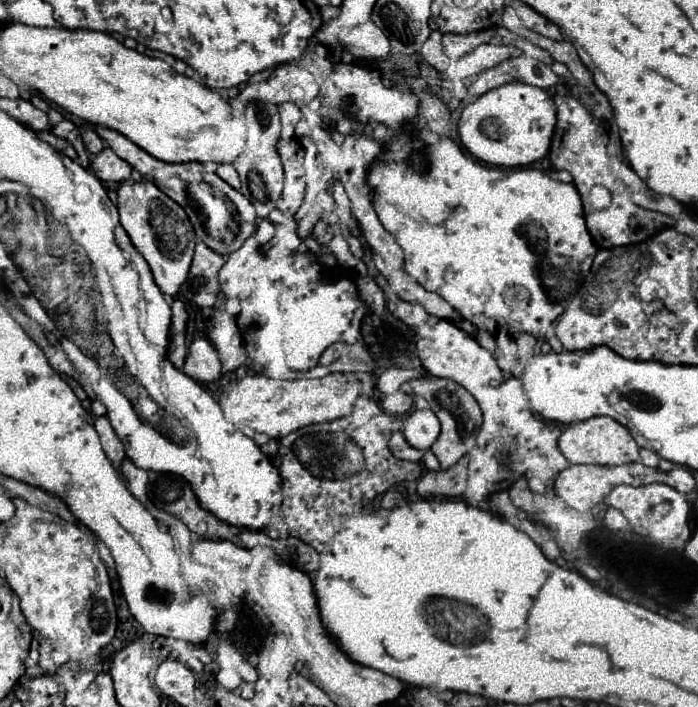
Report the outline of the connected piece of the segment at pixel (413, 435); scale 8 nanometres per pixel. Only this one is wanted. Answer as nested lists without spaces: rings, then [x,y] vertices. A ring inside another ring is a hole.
[[[429,409],[411,411],[409,417],[405,419],[405,427],[403,427],[403,435],[405,435],[407,443],[421,451],[427,451],[435,443],[435,439],[439,437],[439,431],[441,431],[439,419]]]

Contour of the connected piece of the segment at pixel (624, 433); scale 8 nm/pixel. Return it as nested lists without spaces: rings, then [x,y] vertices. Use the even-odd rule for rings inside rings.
[[[591,417],[587,421],[569,425],[559,437],[559,449],[569,463],[581,463],[581,465],[597,463],[597,465],[615,467],[615,465],[639,461],[639,445],[629,435],[629,431],[611,417]]]

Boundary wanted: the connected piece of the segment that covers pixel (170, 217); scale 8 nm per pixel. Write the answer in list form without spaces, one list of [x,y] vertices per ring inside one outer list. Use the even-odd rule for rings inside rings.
[[[127,181],[119,185],[119,223],[127,231],[135,249],[145,257],[157,287],[165,295],[177,293],[181,283],[189,275],[191,257],[195,251],[195,231],[183,211],[173,199],[169,199],[153,183]]]

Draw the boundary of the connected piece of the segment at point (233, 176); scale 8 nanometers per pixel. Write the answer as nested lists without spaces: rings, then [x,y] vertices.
[[[219,165],[217,175],[219,175],[225,183],[229,183],[233,189],[239,189],[239,187],[241,187],[239,175],[237,175],[237,171],[235,171],[235,167],[233,167],[233,165]]]

